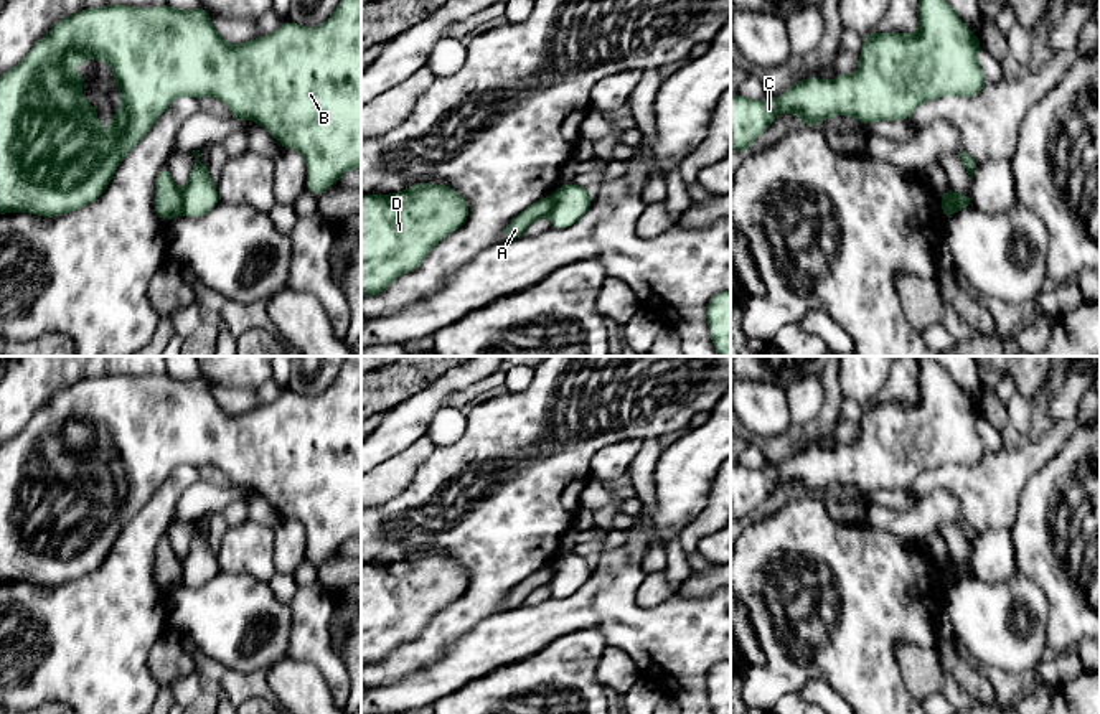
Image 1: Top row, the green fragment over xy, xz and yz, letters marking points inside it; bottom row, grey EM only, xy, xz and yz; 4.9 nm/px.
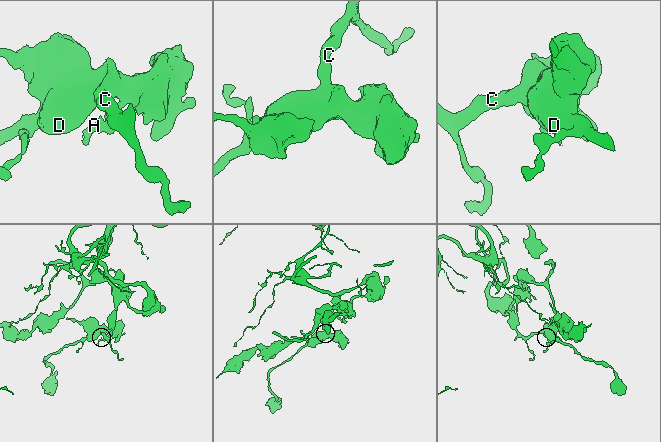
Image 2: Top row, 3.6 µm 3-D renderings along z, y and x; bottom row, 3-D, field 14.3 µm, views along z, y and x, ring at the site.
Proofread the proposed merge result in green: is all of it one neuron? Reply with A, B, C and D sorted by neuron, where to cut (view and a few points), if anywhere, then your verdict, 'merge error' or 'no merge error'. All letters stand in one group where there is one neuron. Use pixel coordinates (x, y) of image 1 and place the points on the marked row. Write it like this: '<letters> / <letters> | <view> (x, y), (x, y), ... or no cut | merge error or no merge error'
A / B C D | xy (180, 192), (182, 213) | merge error

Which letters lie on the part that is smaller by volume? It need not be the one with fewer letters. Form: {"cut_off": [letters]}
{"cut_off": ["A"]}

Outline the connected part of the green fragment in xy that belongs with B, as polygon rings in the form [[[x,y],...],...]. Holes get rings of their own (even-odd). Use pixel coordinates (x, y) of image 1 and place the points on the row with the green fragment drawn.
[[[340,0],[318,28],[287,21],[274,33],[241,45],[226,43],[203,7],[175,10],[168,3],[158,8],[109,3],[63,18],[33,45],[21,63],[0,76],[0,214],[56,218],[94,203],[119,163],[181,96],[216,97],[233,119],[256,120],[282,148],[300,152],[307,163],[305,190],[320,195],[346,171],[361,168],[361,0]],[[89,58],[110,66],[122,97],[109,120],[107,137],[97,122],[96,106],[84,102],[84,74],[73,71],[76,63],[86,64]]]

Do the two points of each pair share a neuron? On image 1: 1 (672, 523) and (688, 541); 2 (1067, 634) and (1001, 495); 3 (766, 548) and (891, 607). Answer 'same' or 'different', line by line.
1: different
2: different
3: same

